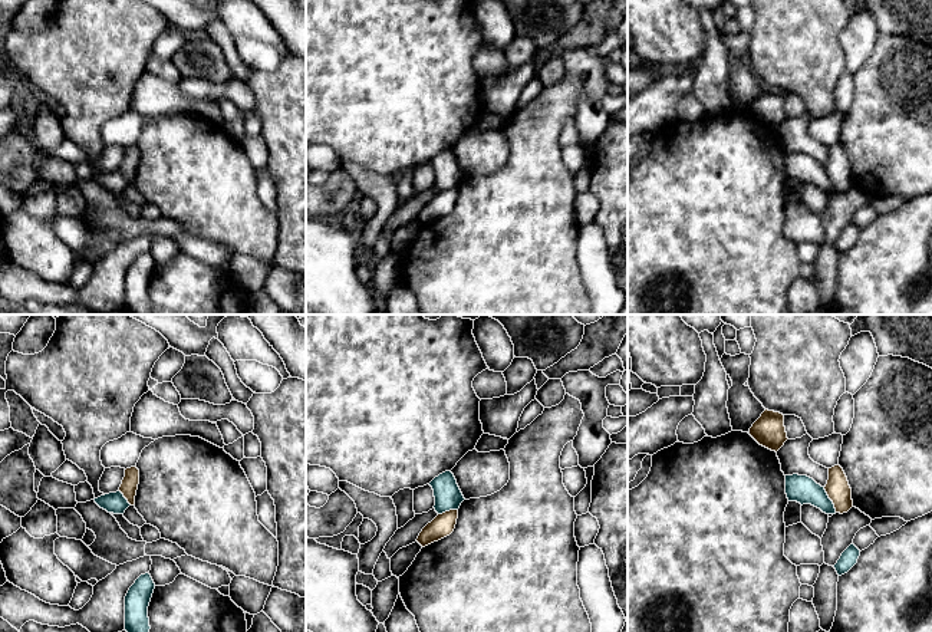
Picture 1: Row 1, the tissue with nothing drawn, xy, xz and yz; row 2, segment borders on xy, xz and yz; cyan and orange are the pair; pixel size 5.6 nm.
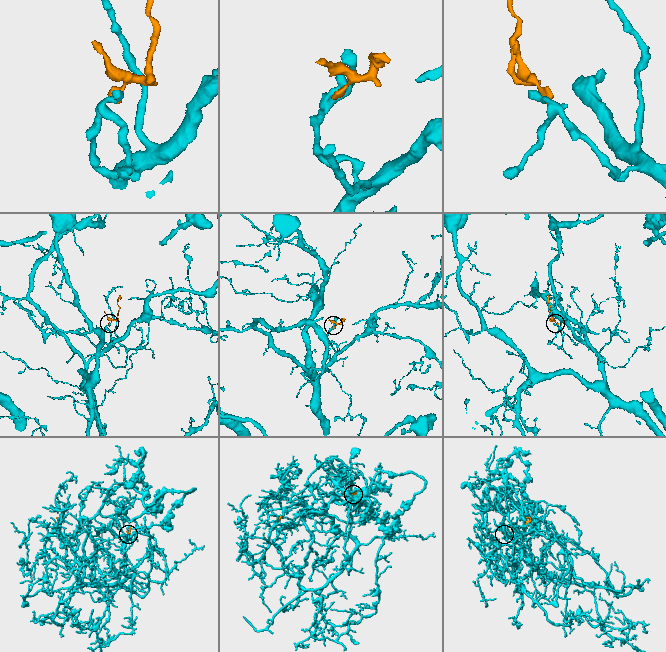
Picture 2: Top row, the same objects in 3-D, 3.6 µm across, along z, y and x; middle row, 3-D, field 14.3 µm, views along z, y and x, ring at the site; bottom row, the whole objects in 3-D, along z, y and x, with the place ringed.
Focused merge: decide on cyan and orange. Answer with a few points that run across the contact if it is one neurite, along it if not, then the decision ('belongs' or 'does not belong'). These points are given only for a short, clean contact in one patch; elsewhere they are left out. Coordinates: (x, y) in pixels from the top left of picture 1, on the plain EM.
line yz (823, 165), (836, 190); does not belong

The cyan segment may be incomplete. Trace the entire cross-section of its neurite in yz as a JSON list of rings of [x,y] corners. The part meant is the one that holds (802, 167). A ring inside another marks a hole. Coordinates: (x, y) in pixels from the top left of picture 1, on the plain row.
[[[786,154],[786,172],[788,180],[811,182],[826,192],[836,192],[833,180],[829,177],[824,165],[807,154]]]

